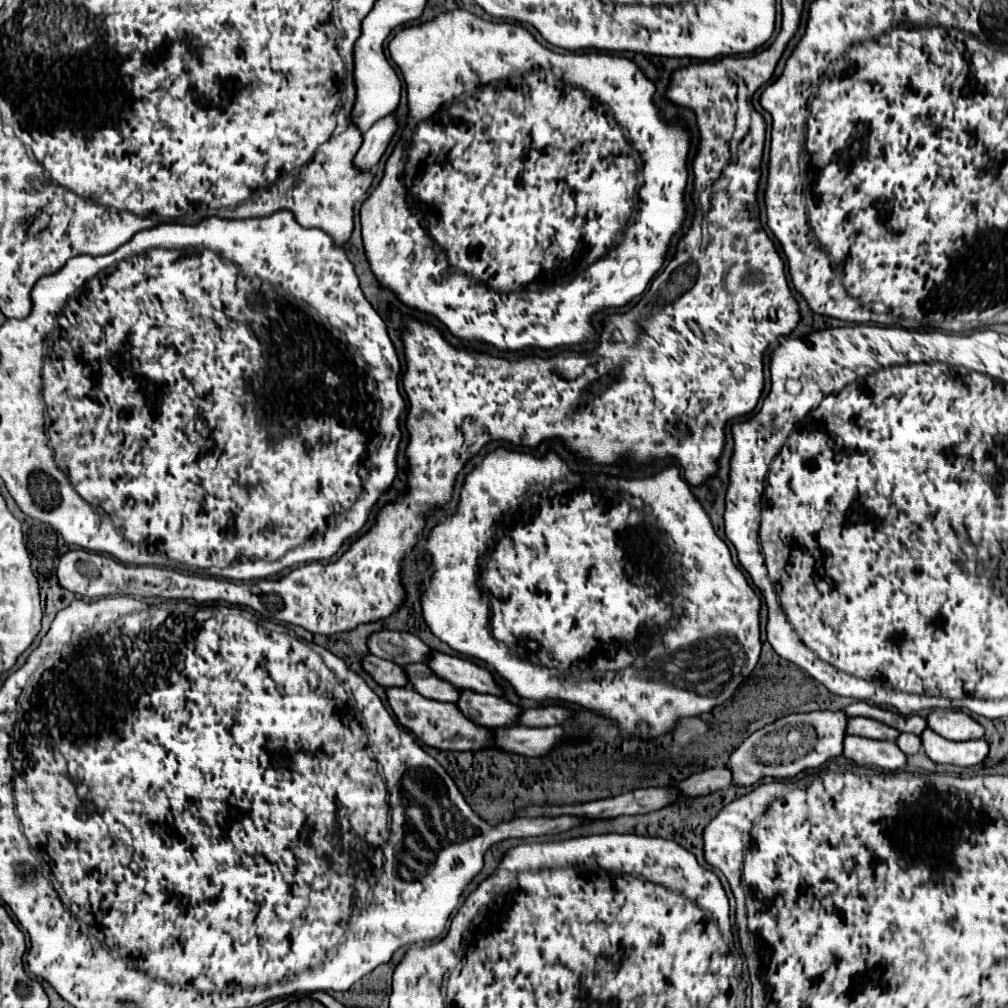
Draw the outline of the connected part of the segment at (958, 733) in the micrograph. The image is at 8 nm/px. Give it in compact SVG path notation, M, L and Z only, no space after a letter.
M933 711L929 717L929 729L951 741L983 739L985 729L965 711Z

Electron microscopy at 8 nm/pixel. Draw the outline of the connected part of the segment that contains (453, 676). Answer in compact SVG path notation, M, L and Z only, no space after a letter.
M433 651L433 659L427 663L439 677L453 683L459 689L469 689L475 693L489 693L495 697L505 697L505 689L493 679L491 671L479 667L467 659L445 655Z

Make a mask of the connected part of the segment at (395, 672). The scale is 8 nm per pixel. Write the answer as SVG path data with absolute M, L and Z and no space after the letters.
M367 655L367 659L363 659L363 669L369 671L369 675L383 687L407 687L409 685L409 677L405 669L395 665L393 661Z

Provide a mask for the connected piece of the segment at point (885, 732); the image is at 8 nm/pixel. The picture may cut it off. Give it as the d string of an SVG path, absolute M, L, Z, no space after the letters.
M851 717L849 719L849 729L847 735L859 735L859 737L869 737L869 739L891 739L897 741L901 735L897 729L869 717Z

